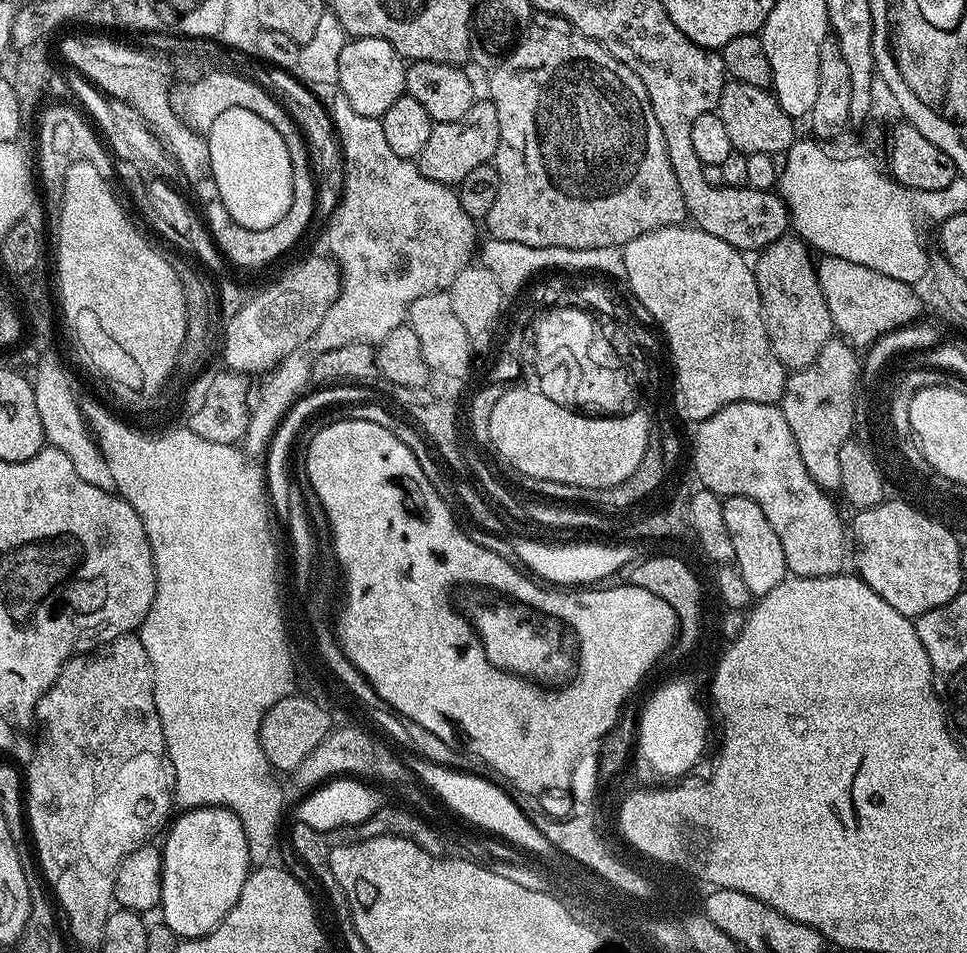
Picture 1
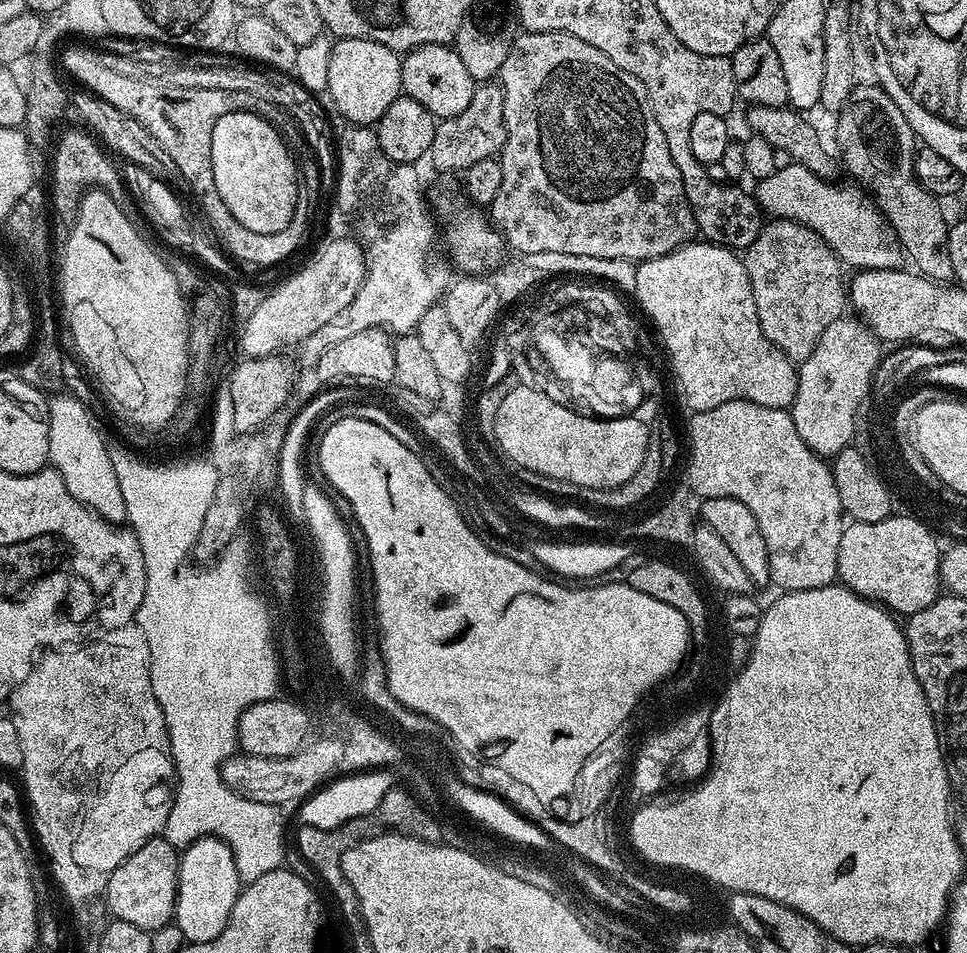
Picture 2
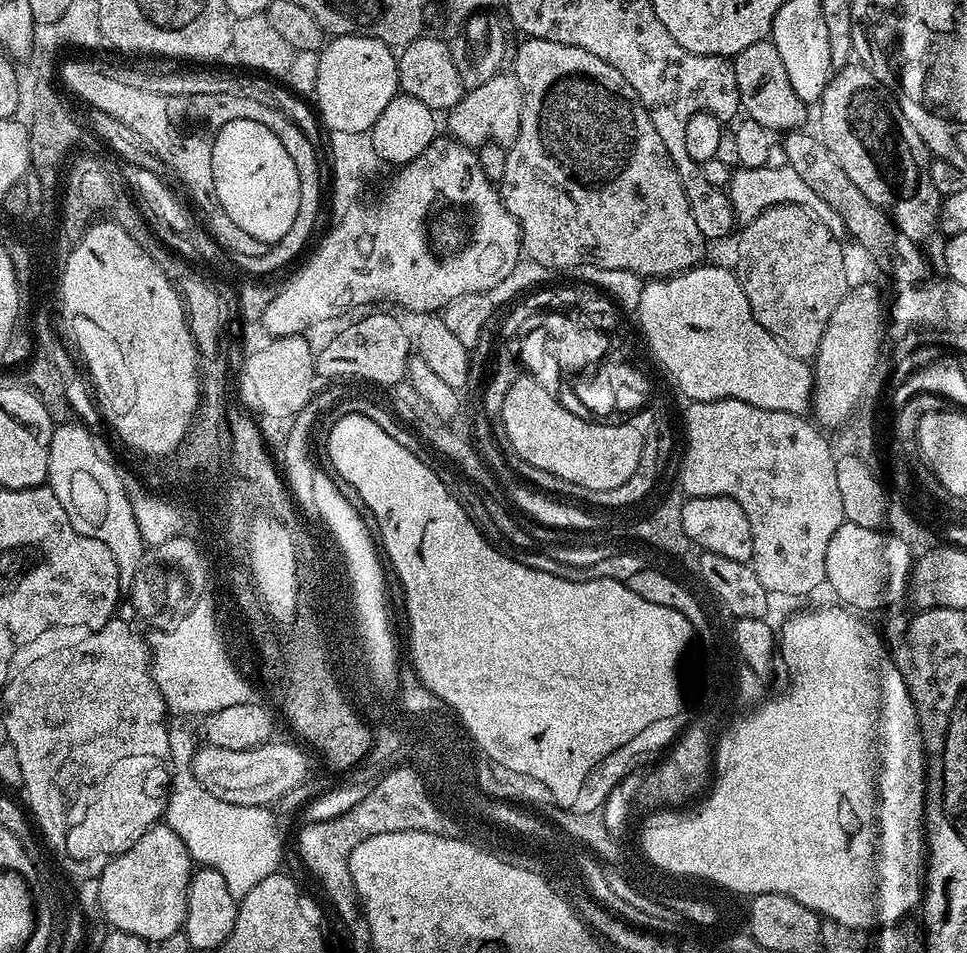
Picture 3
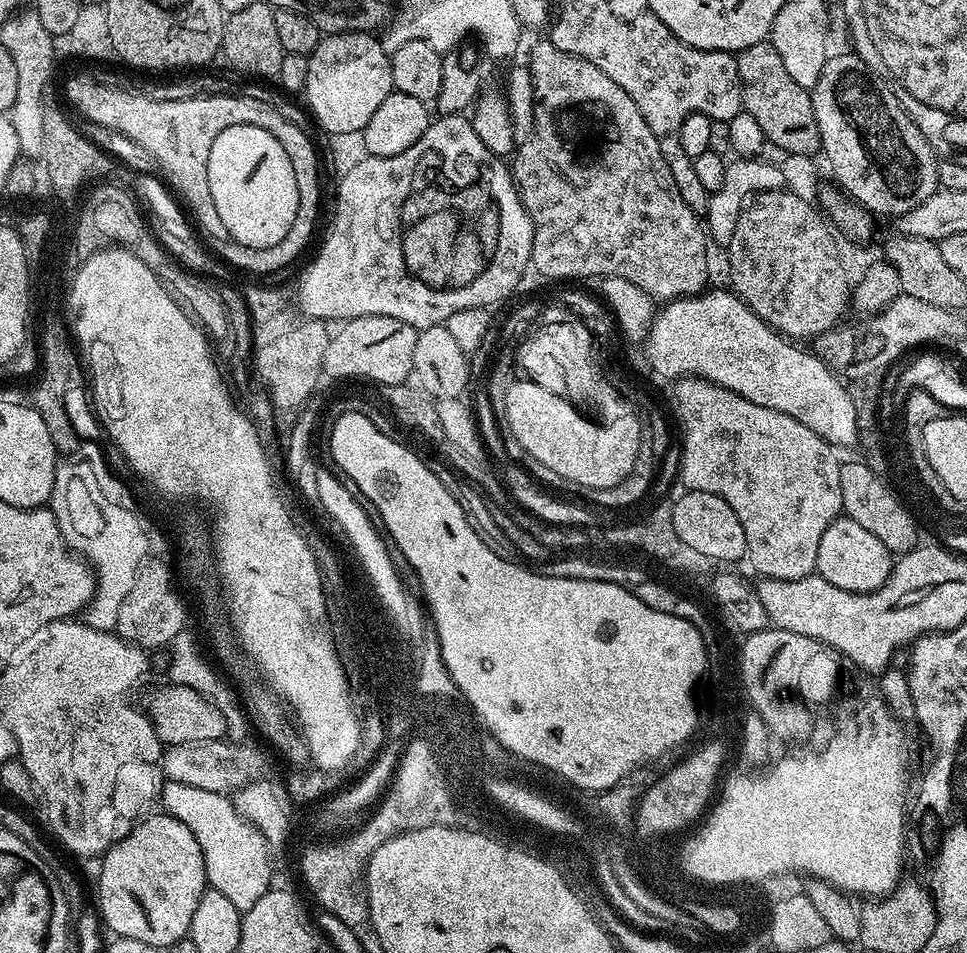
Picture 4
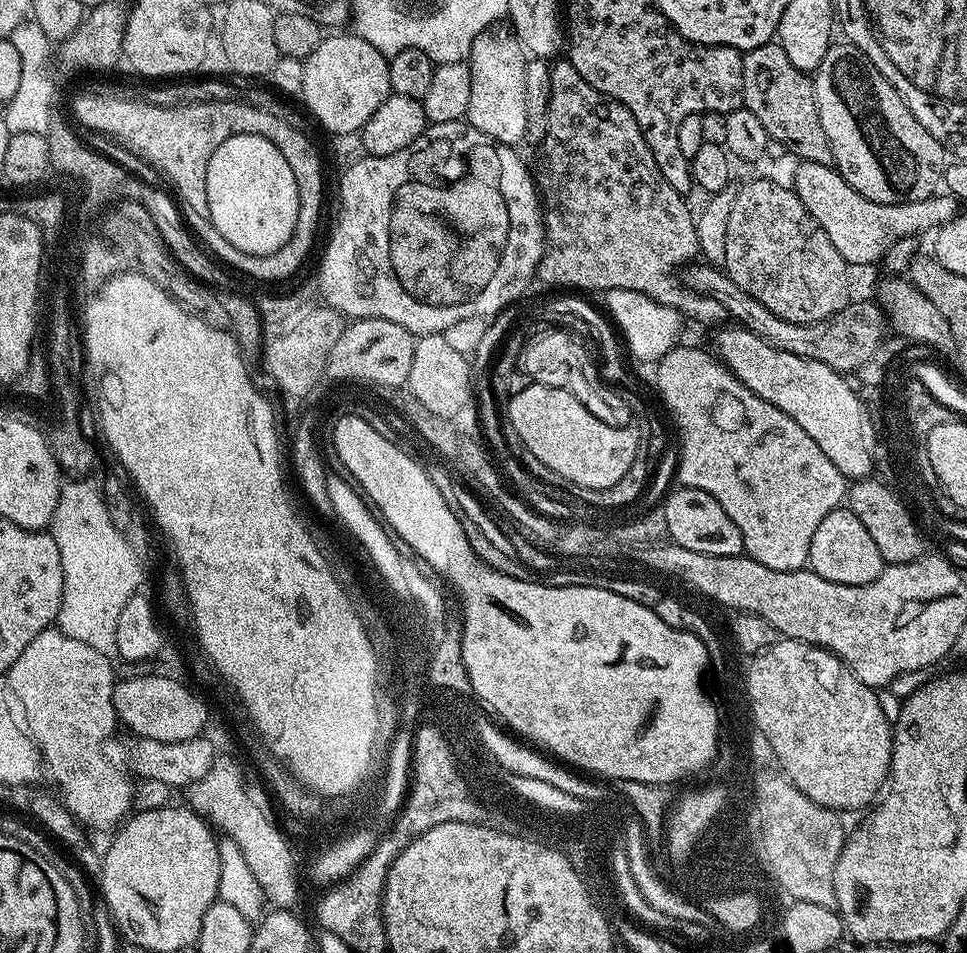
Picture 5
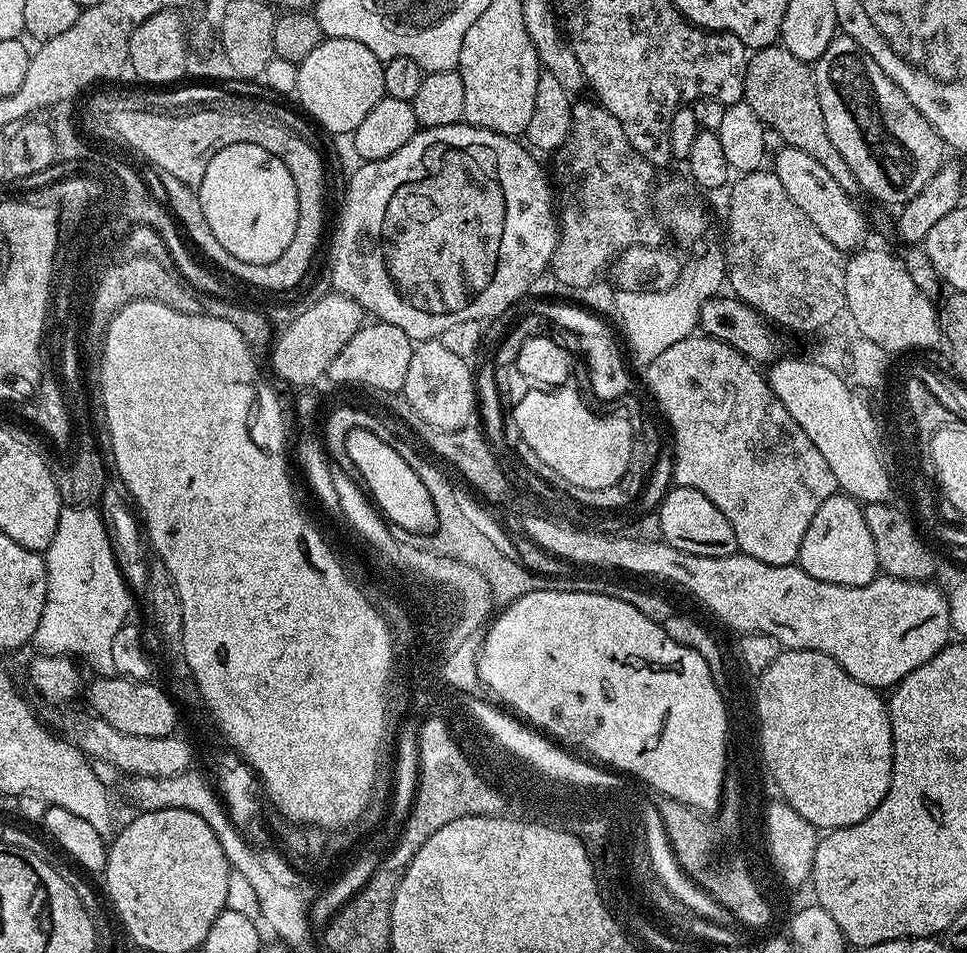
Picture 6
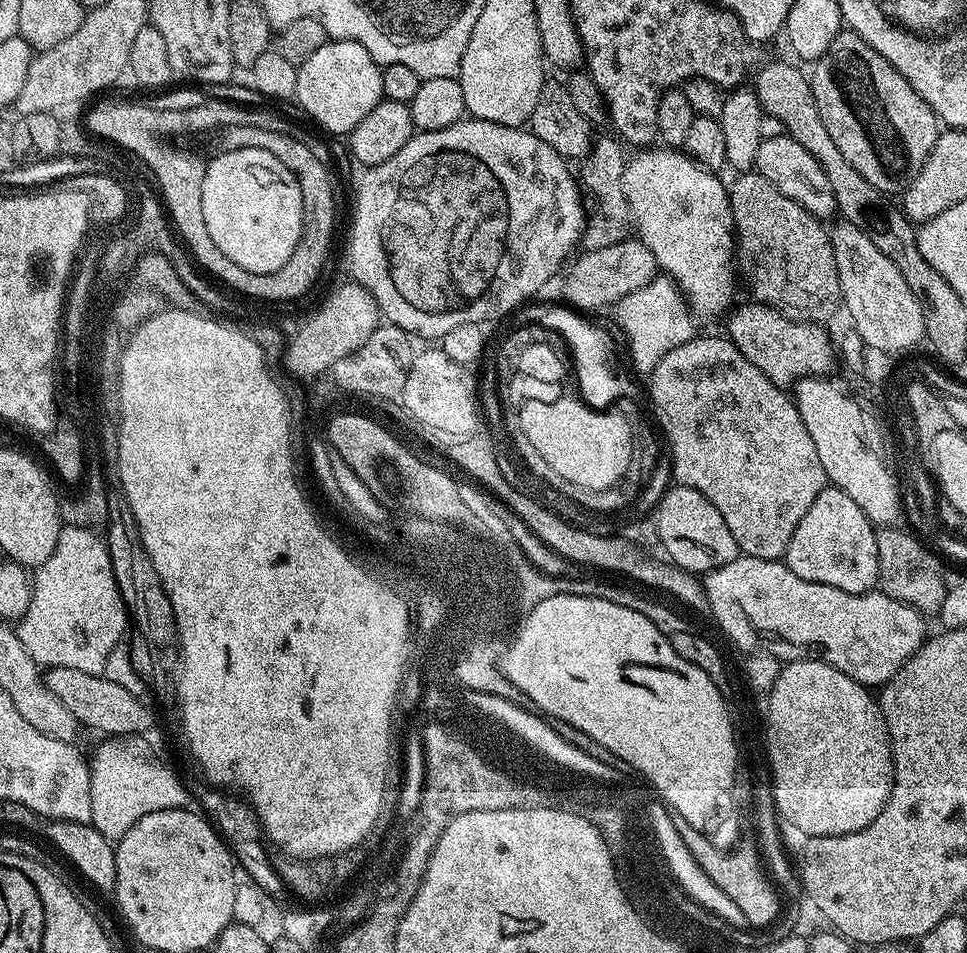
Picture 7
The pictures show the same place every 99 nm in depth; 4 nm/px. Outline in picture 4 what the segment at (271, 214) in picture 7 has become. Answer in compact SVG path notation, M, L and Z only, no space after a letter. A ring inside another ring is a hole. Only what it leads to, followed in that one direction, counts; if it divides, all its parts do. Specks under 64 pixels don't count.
M253 124L250 126L230 126L230 130L222 130L222 134L218 134L218 138L214 138L214 146L210 146L208 170L210 174L209 188L211 197L214 198L219 217L222 218L222 224L226 226L228 235L232 240L241 243L242 246L268 247L286 237L286 234L290 231L291 224L296 222L296 215L298 214L298 194L300 191L298 190L298 182L294 182L294 166L290 162L286 150L282 150L282 142L278 138L274 138L274 134L270 134L266 130L262 130Z

